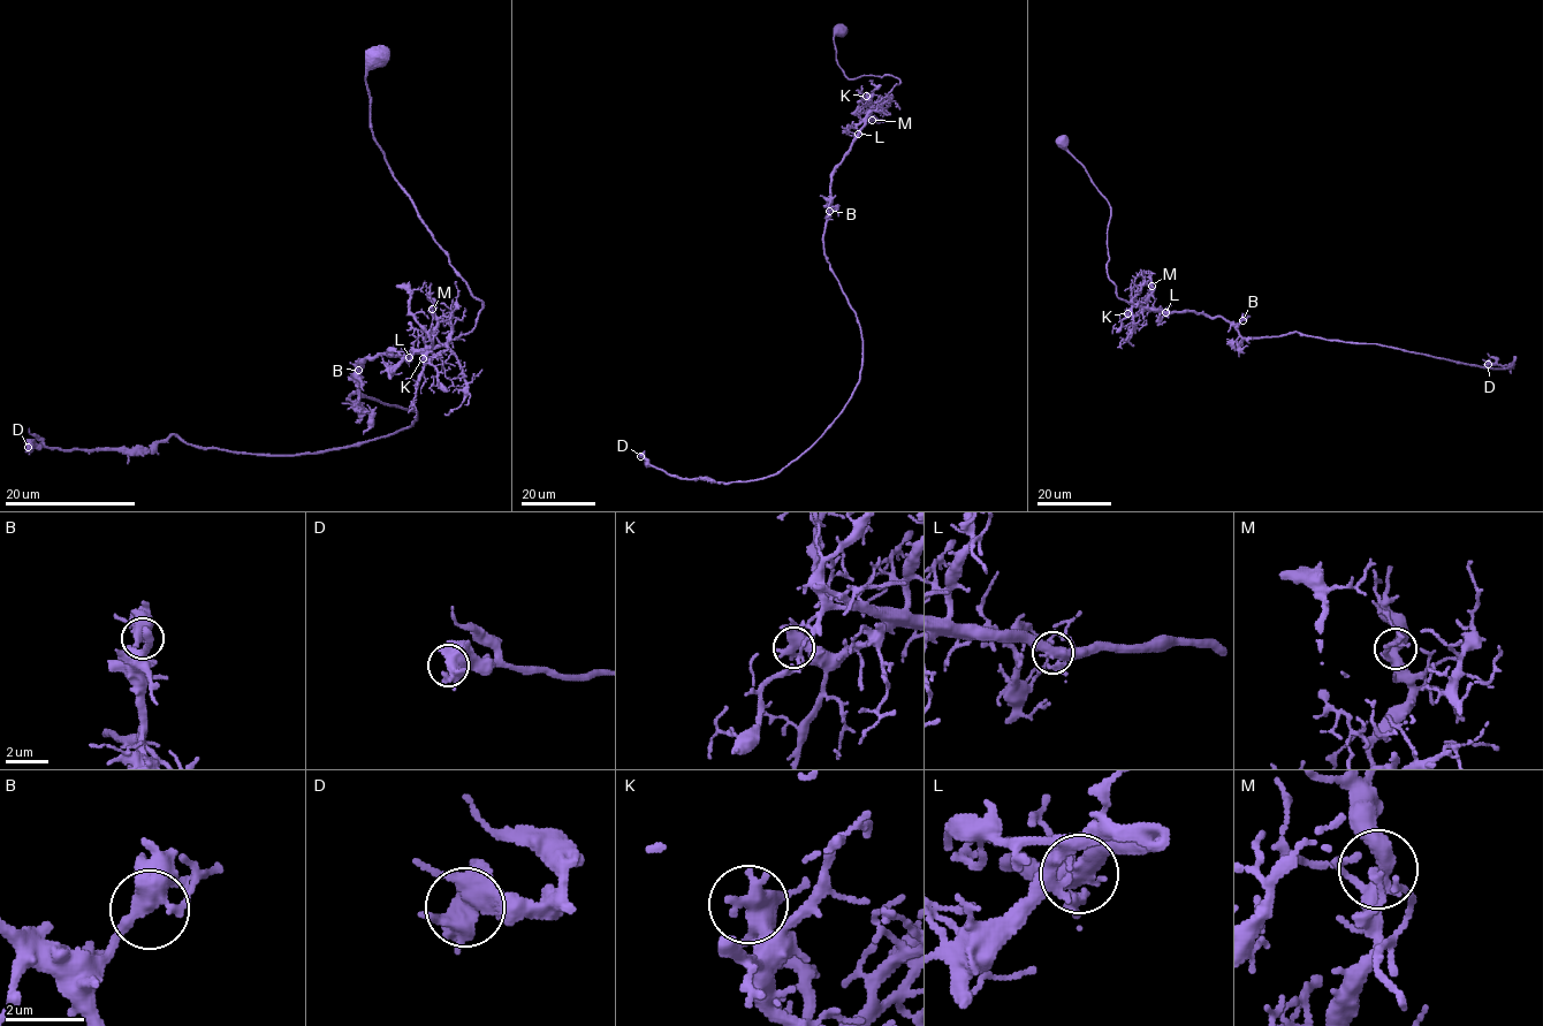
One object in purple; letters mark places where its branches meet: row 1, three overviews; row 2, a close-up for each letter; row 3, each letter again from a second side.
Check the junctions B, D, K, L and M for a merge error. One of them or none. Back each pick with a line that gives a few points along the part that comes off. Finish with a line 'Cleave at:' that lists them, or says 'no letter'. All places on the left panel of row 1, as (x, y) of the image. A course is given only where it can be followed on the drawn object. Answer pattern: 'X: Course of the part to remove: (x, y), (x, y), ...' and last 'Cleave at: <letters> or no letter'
Cleave at: no letter

